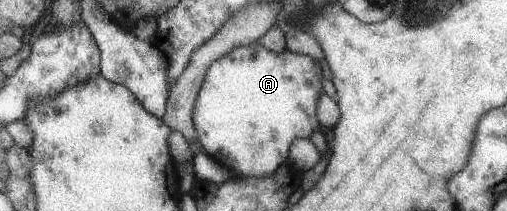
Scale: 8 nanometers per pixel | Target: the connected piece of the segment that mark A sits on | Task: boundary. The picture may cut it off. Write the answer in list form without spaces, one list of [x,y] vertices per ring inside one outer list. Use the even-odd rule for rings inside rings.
[[[253,42],[234,47],[212,61],[202,77],[202,85],[192,105],[193,126],[200,151],[236,176],[262,179],[279,169],[278,165],[290,153],[290,143],[295,139],[308,139],[314,131],[322,131],[316,119],[317,104],[320,95],[324,95],[320,82],[321,67],[318,60],[304,56],[308,55],[290,52],[286,48],[274,53],[260,43]]]

